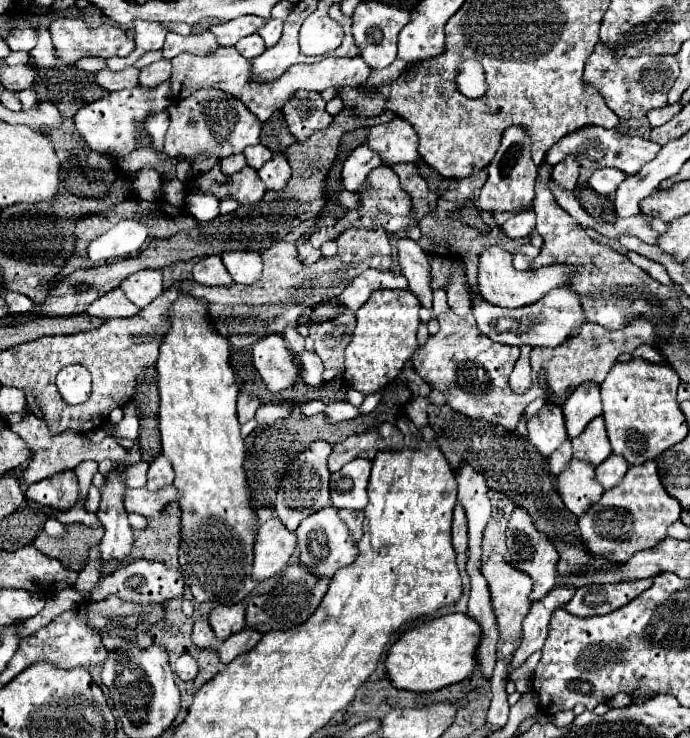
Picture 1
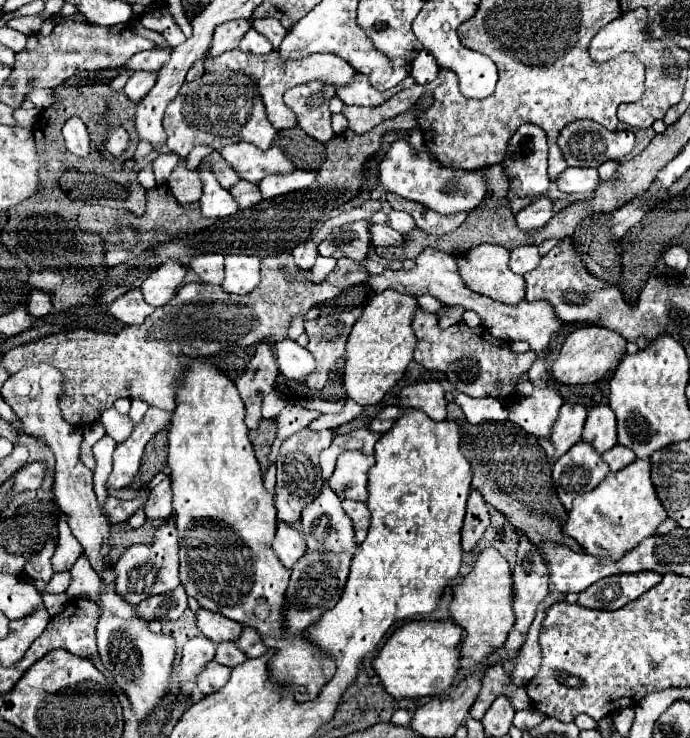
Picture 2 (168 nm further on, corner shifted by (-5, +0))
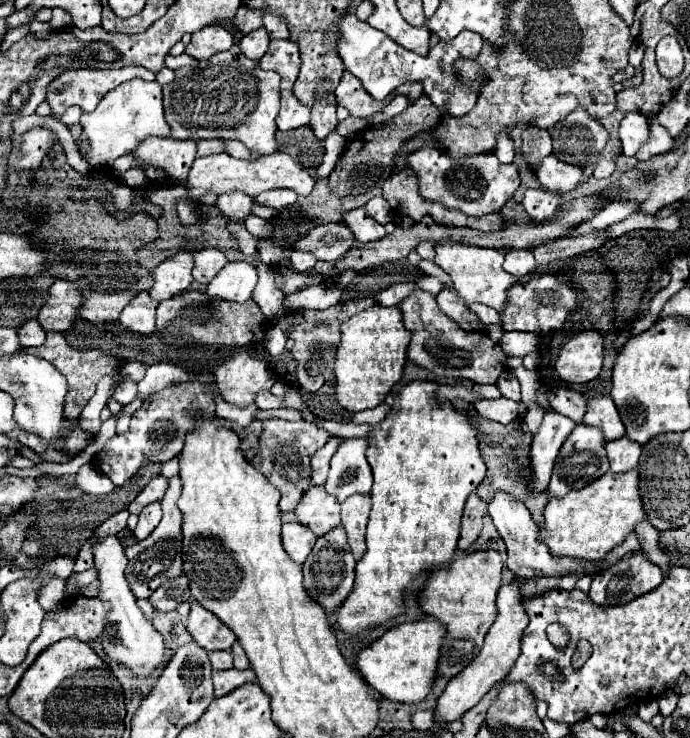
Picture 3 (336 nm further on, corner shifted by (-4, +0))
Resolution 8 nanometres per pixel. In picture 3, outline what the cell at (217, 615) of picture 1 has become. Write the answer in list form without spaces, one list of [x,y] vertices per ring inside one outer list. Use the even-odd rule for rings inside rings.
[[[191,600],[187,630],[193,636],[193,640],[207,652],[231,650],[231,646],[237,640],[237,636],[213,612],[205,610],[197,600]]]

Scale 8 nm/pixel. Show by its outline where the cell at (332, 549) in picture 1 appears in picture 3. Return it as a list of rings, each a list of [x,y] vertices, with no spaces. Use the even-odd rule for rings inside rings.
[[[309,486],[295,508],[295,516],[303,526],[321,536],[341,524],[341,506],[321,486]]]

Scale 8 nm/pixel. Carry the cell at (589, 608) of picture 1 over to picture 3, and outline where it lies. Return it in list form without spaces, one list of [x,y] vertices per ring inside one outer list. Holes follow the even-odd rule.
[[[643,554],[627,556],[605,568],[593,578],[589,598],[601,606],[617,606],[635,600],[663,582],[659,566],[651,564]]]

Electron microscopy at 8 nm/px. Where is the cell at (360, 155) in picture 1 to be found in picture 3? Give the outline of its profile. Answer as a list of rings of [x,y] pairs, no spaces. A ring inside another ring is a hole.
[[[423,148],[407,156],[409,168],[419,178],[419,192],[427,200],[439,200],[447,208],[459,208],[469,216],[499,212],[505,202],[517,192],[521,180],[515,164],[499,164],[497,156],[477,154],[467,158],[451,158],[443,150]]]

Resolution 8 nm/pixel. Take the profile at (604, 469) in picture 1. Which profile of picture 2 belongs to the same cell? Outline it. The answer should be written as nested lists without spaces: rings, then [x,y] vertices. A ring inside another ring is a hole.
[[[616,444],[610,452],[606,452],[602,456],[602,460],[608,464],[610,472],[618,472],[618,470],[626,468],[628,464],[632,464],[636,460],[636,456],[634,456],[634,452],[630,448],[624,448],[624,446]]]

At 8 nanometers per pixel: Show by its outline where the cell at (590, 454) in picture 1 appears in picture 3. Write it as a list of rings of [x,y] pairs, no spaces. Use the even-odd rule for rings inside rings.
[[[601,396],[601,398],[593,398],[587,406],[587,414],[583,418],[583,422],[587,426],[597,426],[603,428],[605,440],[617,440],[621,436],[625,436],[625,426],[619,418],[617,406],[613,402],[611,396]]]

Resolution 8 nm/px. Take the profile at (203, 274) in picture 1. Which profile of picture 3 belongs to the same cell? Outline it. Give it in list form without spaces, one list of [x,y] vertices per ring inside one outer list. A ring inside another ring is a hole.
[[[207,248],[207,250],[199,250],[193,254],[195,258],[195,266],[193,266],[193,278],[199,284],[209,284],[219,270],[227,264],[227,258],[221,250],[217,248]]]

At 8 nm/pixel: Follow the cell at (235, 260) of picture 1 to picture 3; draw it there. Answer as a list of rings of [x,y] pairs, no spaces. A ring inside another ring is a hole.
[[[229,262],[207,286],[207,294],[229,302],[245,302],[257,284],[257,270],[249,262]]]

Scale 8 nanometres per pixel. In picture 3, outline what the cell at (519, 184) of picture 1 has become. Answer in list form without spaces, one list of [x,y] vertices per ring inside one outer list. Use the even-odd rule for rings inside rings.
[[[529,126],[523,132],[523,146],[521,146],[523,158],[529,164],[537,164],[543,156],[551,154],[551,136],[547,130],[537,128],[537,126]]]

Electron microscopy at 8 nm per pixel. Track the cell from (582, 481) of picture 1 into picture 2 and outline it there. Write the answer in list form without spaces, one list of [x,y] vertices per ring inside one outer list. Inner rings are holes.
[[[584,442],[572,446],[564,456],[556,460],[552,468],[556,492],[566,510],[572,508],[572,502],[578,494],[594,490],[600,480],[606,478],[606,474],[608,466],[604,460],[594,452],[594,448],[588,448]]]

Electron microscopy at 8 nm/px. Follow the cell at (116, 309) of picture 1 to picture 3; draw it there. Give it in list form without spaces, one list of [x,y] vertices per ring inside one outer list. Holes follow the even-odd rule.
[[[141,292],[139,296],[135,296],[135,300],[131,300],[131,304],[127,304],[127,308],[121,312],[119,322],[139,334],[153,334],[155,332],[155,310],[157,310],[159,302],[151,300],[151,296],[147,292]]]

